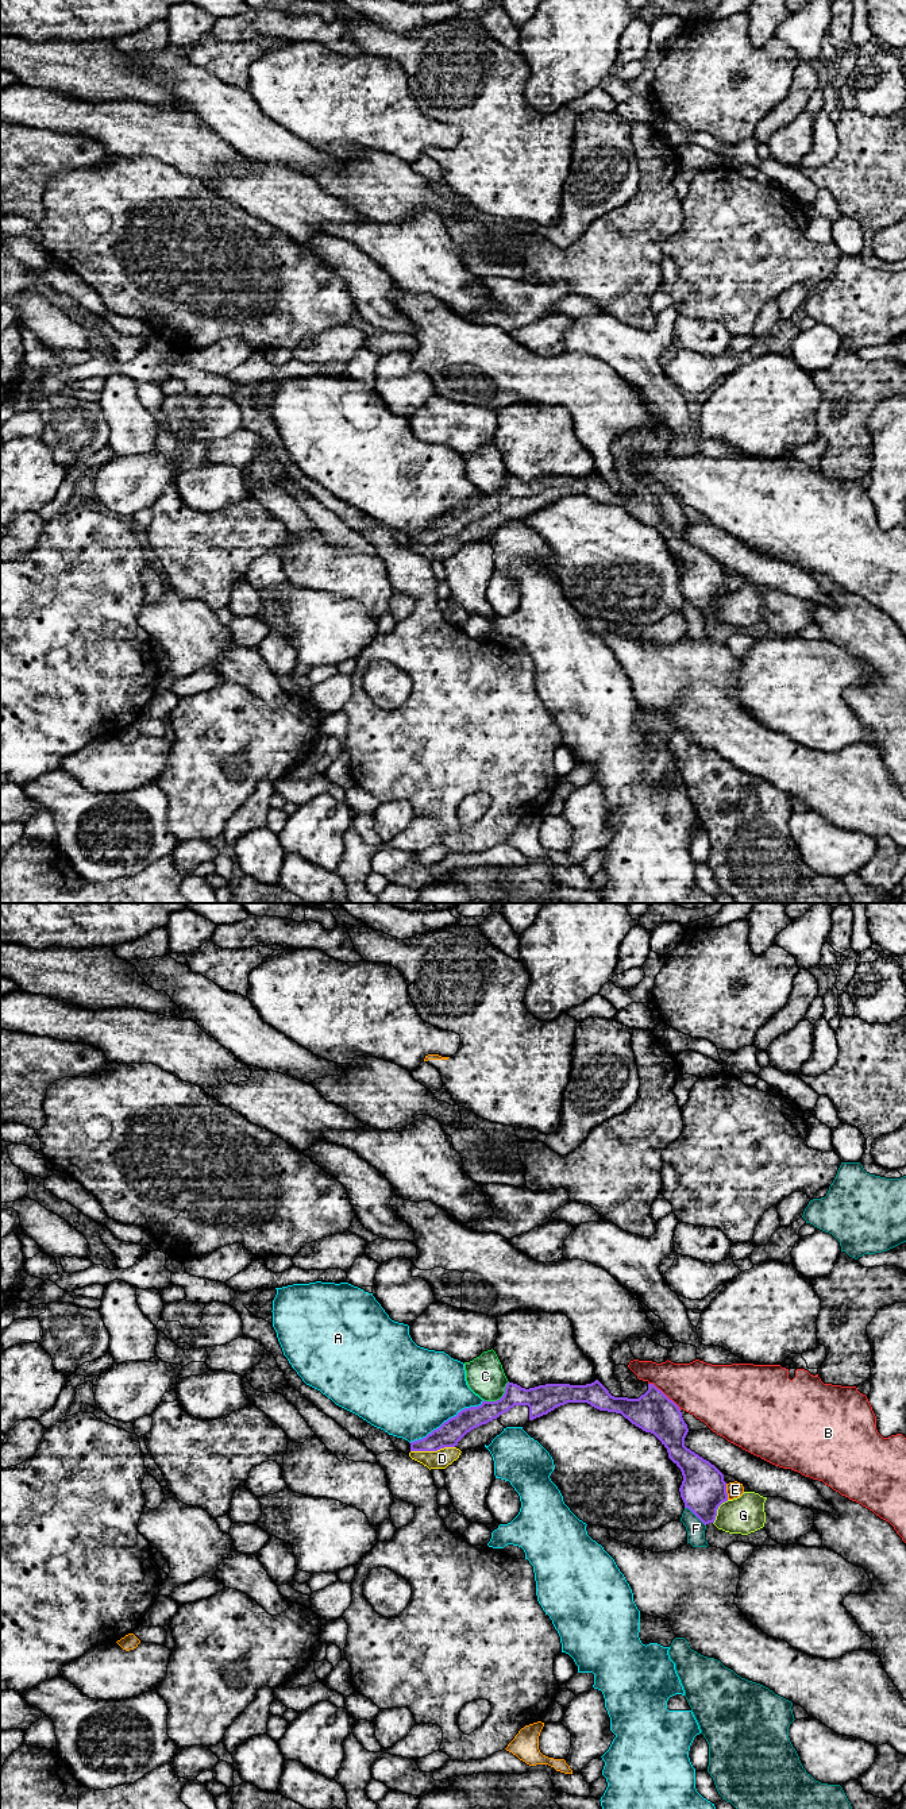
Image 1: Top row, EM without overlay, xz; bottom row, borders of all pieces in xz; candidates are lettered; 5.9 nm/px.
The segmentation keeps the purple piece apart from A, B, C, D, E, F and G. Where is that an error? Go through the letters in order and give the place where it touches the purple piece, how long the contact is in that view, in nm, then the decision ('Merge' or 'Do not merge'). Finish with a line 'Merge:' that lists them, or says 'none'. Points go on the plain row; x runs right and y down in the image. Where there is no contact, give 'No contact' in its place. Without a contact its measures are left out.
A: Touches purple at xz (447, 513). Shared border 500 nm. Do not merge
B: Touches purple at xz (663, 486). Shared border 260 nm. Do not merge
C: Touches purple at xz (501, 490). Shared border 190 nm. Do not merge
D: Touches purple at xz (432, 543). Shared border 260 nm. Merge
E: Touches purple at xz (725, 585). Shared border 100 nm. Do not merge
F: Touches purple at xz (696, 608). Shared border 170 nm. Do not merge
G: Touches purple at xz (716, 604). Shared border 170 nm. Do not merge
Merge: D

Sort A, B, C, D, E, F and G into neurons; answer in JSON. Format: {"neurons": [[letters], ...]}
{"neurons": [["A"], ["B"], ["C"], ["D"], ["E"], ["F"], ["G"]]}

